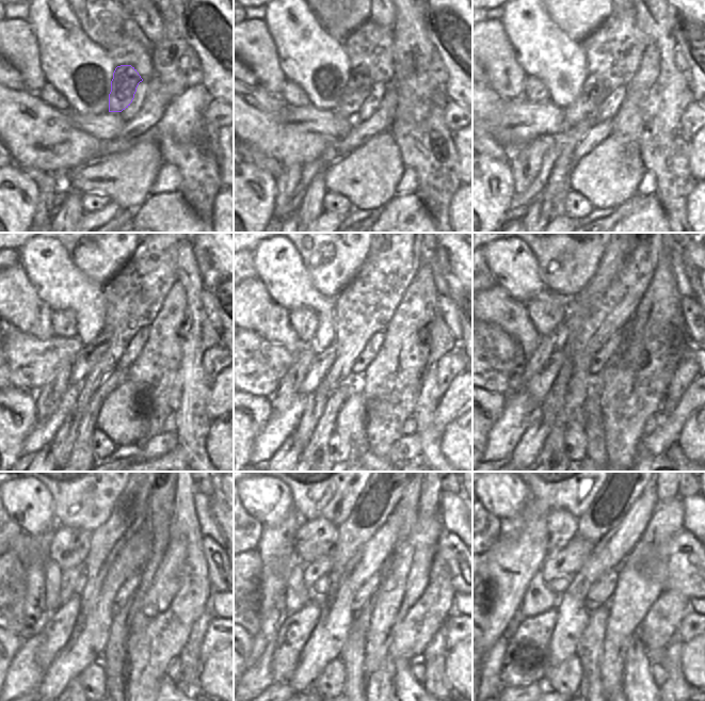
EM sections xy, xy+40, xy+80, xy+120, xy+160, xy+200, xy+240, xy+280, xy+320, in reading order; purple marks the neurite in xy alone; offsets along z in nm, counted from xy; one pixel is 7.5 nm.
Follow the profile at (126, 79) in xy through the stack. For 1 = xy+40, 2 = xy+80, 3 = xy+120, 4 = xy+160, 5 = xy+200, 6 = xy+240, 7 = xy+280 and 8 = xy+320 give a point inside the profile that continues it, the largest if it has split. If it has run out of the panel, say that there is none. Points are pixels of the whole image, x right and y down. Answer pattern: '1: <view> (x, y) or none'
1: xy+40 (359, 85)
2: xy+80 (588, 101)
3: xy+120 (89, 356)
4: xy+160 (323, 360)
5: xy+200 (539, 386)
6: xy+240 (57, 632)
7: xy+280 (295, 631)
8: xy+320 (526, 659)

